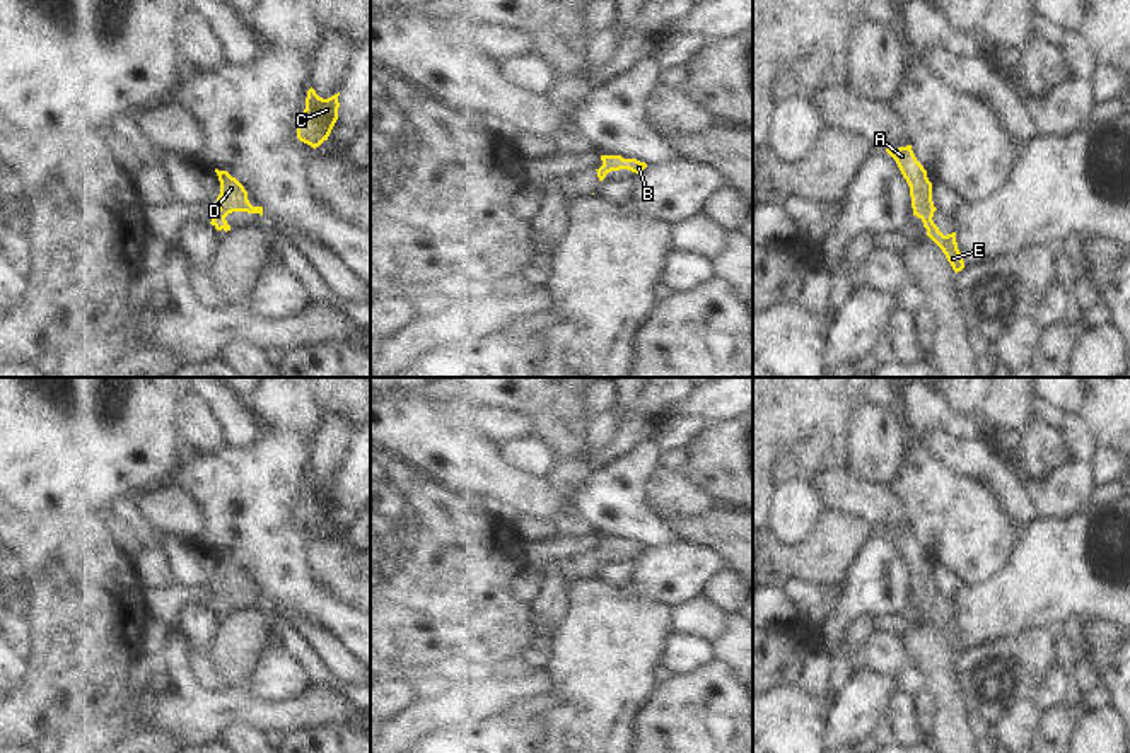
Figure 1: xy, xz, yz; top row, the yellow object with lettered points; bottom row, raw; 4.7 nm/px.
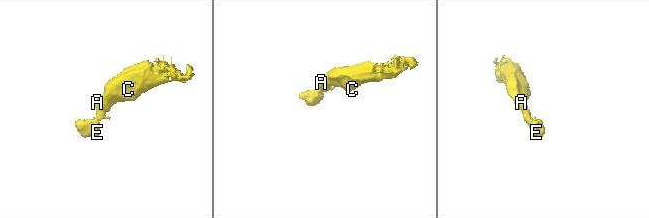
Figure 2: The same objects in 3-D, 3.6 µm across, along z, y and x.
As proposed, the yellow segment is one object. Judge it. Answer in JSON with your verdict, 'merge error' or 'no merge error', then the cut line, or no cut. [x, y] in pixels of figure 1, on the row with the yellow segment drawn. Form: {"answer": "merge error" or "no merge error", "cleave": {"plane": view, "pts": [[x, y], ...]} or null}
{"answer": "no merge error", "cleave": null}

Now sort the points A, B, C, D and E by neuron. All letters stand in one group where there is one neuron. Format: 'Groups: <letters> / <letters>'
Groups: A B C D E.

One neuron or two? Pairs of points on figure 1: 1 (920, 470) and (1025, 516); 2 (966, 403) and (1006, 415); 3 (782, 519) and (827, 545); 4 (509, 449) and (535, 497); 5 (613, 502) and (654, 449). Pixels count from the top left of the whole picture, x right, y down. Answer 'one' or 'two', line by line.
1: two
2: one
3: two
4: two
5: one

